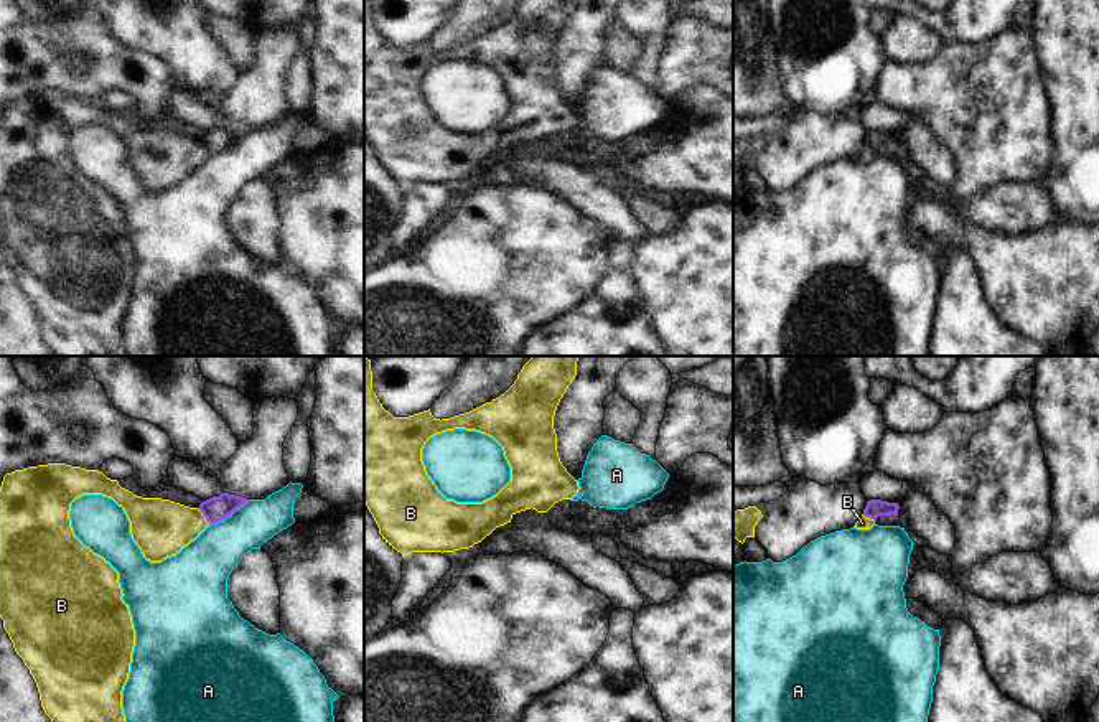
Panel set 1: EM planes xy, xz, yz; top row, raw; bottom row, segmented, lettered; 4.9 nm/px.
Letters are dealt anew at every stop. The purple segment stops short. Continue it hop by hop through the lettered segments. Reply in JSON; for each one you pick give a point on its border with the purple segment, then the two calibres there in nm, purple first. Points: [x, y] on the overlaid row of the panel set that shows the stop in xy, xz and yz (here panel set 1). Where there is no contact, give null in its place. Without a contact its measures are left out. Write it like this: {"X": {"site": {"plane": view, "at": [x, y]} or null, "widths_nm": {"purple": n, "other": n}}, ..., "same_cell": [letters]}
{"same_cell": []}

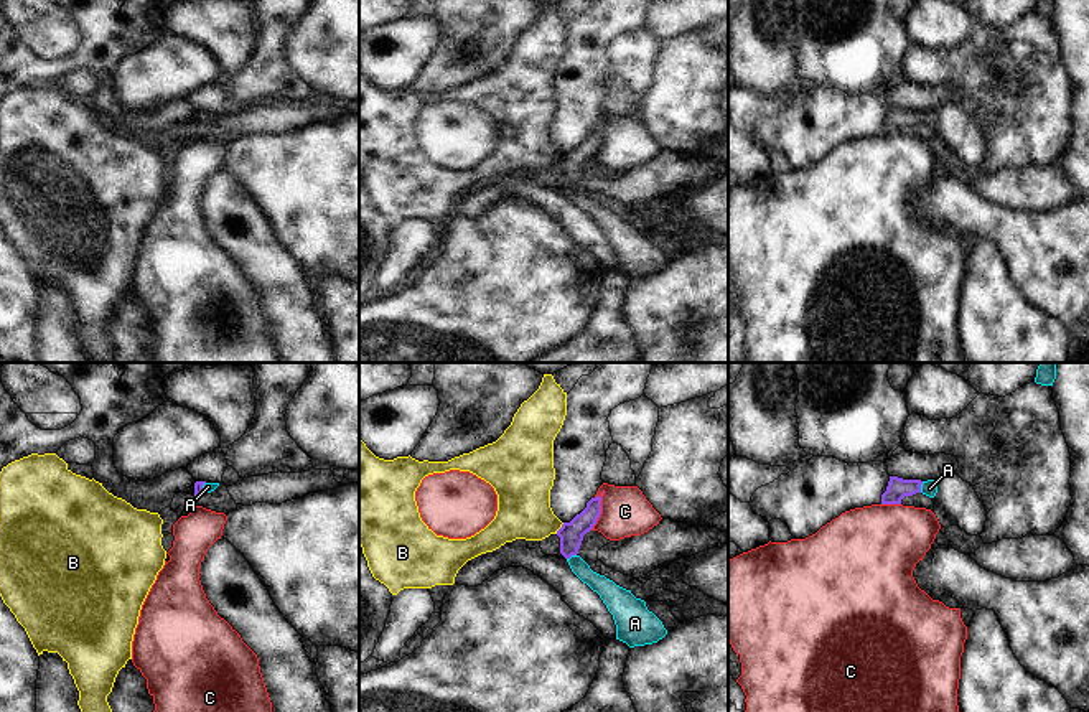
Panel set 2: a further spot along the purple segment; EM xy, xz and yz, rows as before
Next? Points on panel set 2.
{"A": {"site": {"plane": "yz", "at": [920, 487]}, "widths_nm": {"purple": 100, "other": 80}}, "same_cell": ["A"]}

